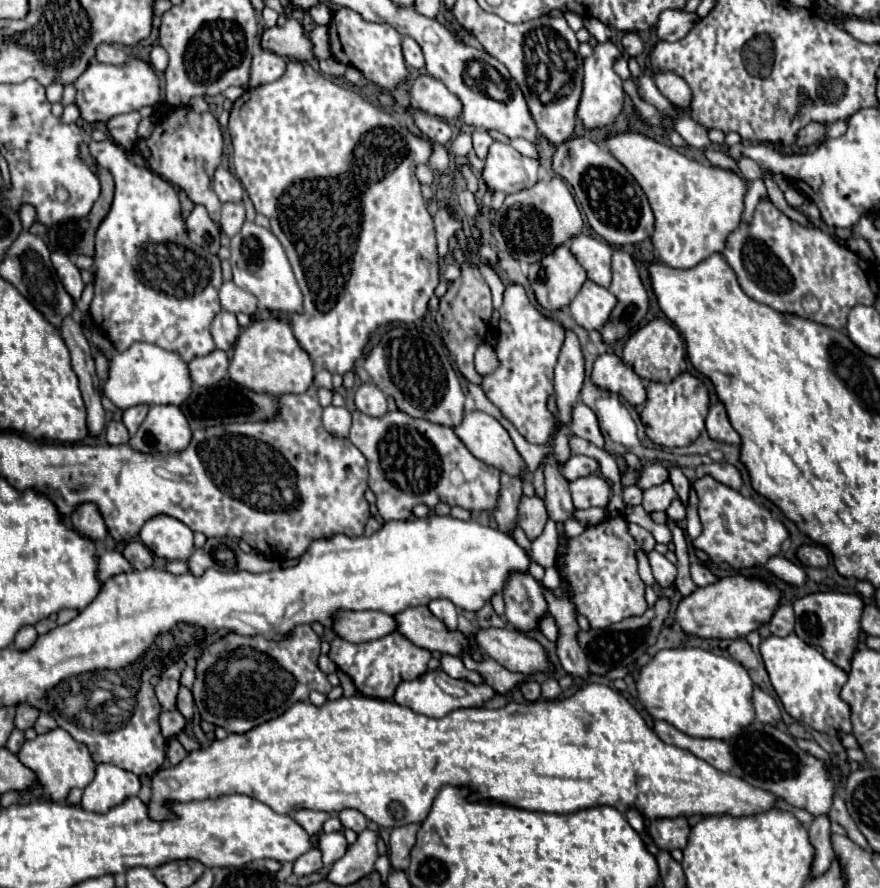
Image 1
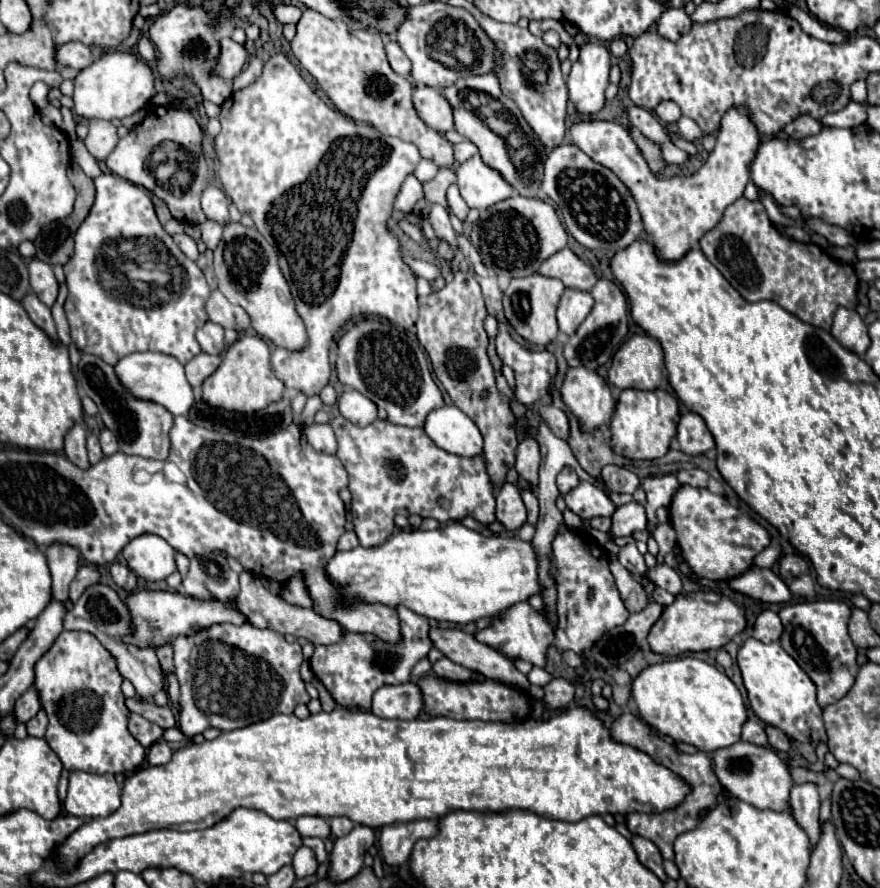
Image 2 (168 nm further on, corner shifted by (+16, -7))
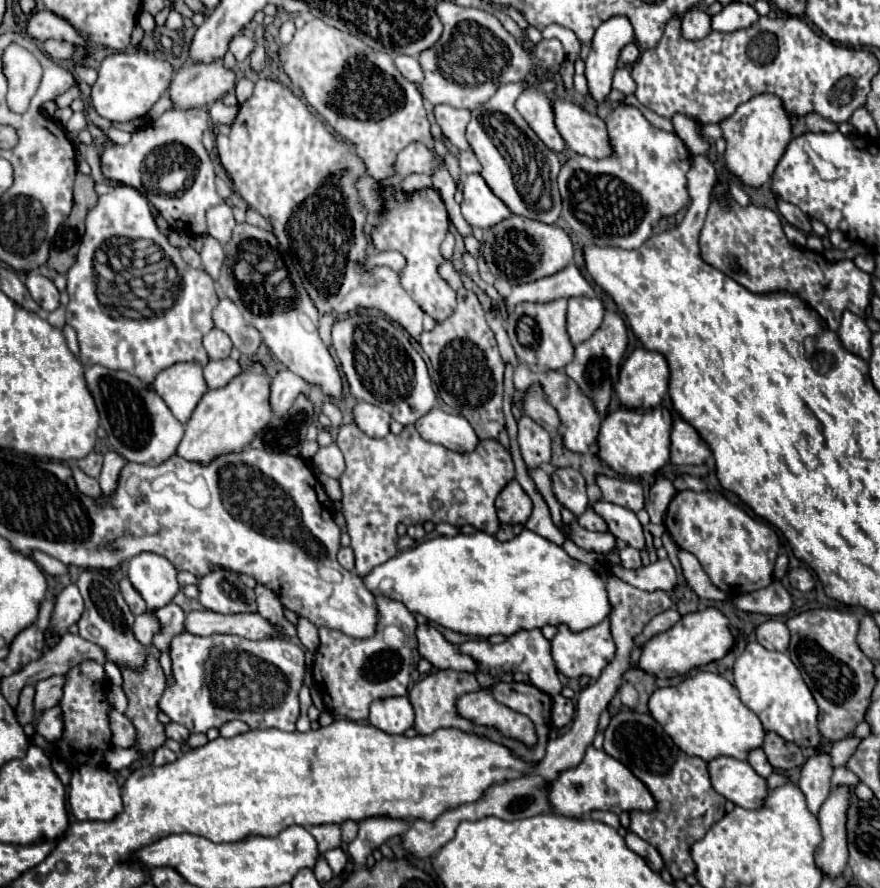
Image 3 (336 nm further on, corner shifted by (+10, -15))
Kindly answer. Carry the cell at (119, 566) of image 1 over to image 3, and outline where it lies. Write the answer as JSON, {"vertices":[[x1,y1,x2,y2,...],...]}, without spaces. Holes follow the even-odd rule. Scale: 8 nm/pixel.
{"vertices":[[76,585,64,587,56,597,52,621,50,621,46,635,50,635,50,633,64,635,68,631,68,627,80,619,82,611,84,611,84,601,82,601,78,587]]}

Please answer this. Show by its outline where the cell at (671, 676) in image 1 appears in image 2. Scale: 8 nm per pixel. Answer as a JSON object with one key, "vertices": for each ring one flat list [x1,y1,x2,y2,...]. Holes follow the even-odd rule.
{"vertices":[[680,657,646,667,632,681,632,697,640,717,674,741,694,745,704,753,730,747,740,741,748,711,736,685,716,667,694,657]]}

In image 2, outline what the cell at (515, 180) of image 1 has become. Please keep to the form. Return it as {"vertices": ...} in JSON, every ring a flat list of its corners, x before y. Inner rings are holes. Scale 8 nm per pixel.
{"vertices":[[474,155,466,163,462,163,456,169,456,175,458,175,460,195,470,209,484,211,492,207,494,203,504,201,514,195,512,187,508,187,508,183,500,179,500,173,492,171,480,159,480,155]]}

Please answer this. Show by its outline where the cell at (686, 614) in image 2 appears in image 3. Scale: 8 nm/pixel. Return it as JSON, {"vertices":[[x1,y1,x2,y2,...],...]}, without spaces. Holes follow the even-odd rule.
{"vertices":[[706,607,704,611,688,613,684,615,670,631,652,637,640,655,640,669,652,673,652,675,684,675,694,667,702,667,712,661,720,661,736,643,732,631,730,631,730,619,718,611,716,607]]}

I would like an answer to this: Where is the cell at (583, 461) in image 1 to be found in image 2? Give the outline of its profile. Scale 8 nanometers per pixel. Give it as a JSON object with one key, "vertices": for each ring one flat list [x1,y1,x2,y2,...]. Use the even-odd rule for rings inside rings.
{"vertices":[[564,467,564,469,558,473,556,483,558,483,560,493,562,493,562,495,566,495,568,491,572,491,572,489,580,483,580,479,578,479,578,475,576,475,576,471,574,471,572,467]]}

